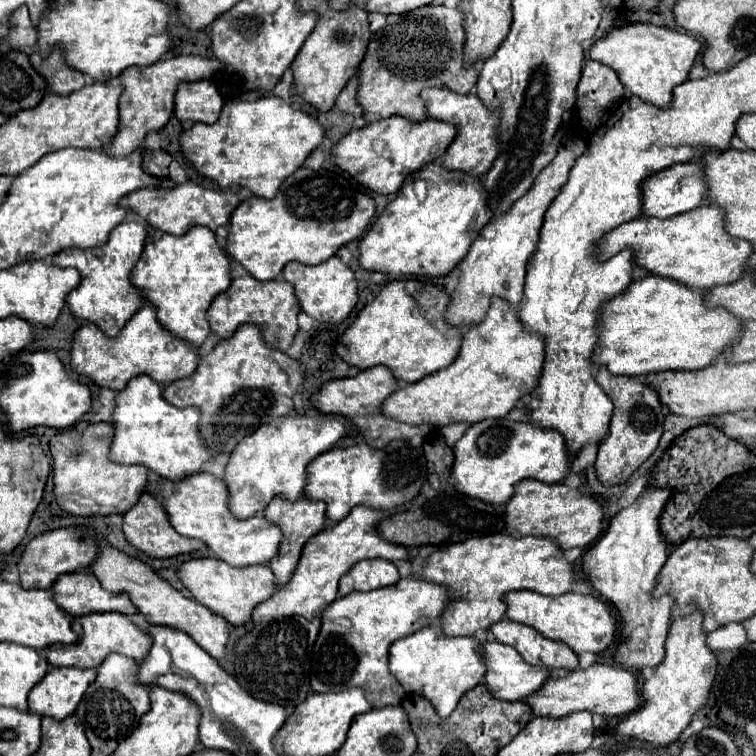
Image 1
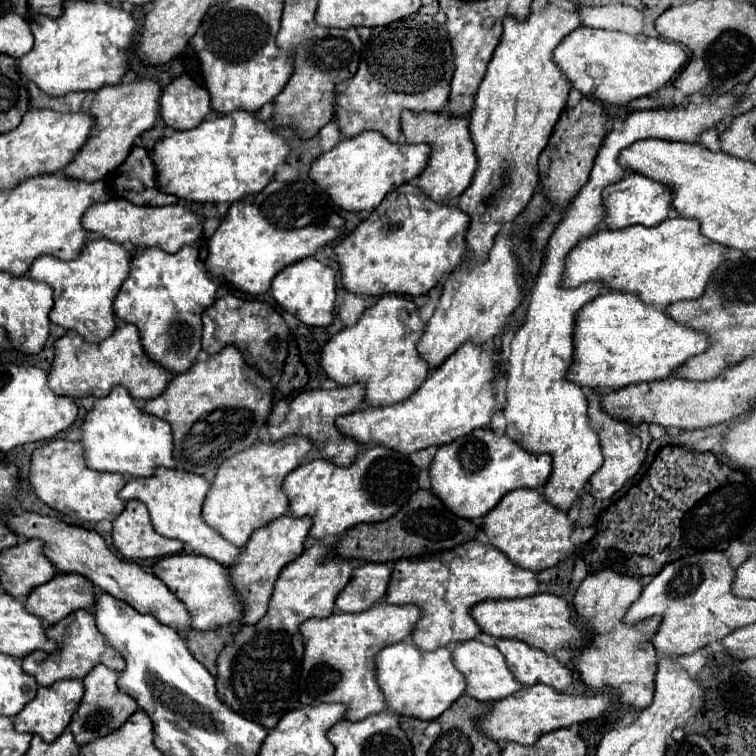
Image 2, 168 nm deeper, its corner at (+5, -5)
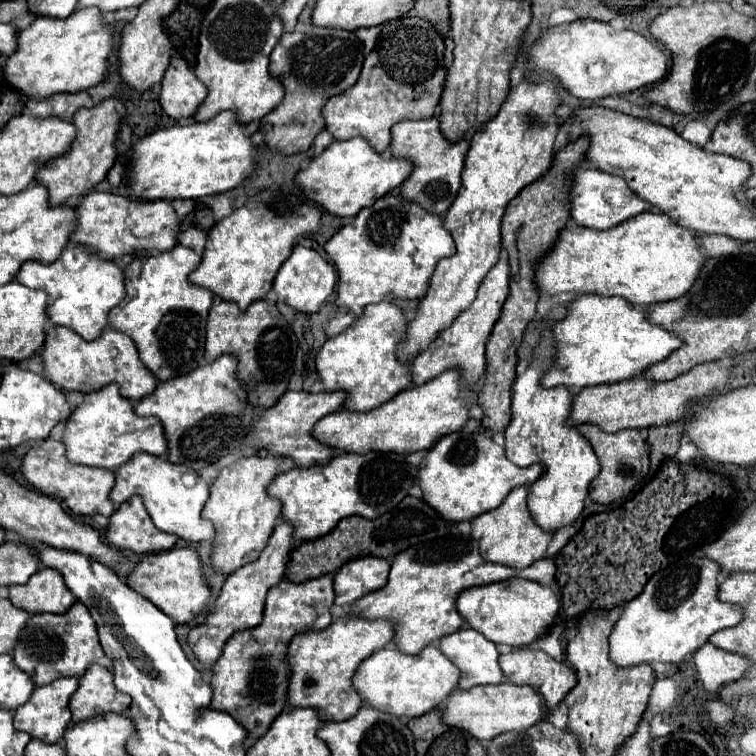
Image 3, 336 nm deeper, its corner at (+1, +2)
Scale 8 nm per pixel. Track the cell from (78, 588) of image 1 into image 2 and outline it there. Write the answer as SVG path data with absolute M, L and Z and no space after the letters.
M57 574L55 580L35 588L35 592L31 592L29 598L25 598L25 604L27 604L27 610L35 616L39 616L47 626L53 626L55 622L61 622L63 618L67 618L71 612L75 610L89 610L93 608L97 602L97 590L93 586L93 582L85 576L79 576L79 574Z

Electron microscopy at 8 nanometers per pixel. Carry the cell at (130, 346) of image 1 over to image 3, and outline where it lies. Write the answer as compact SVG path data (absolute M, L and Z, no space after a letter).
M49 327L43 343L43 375L47 381L65 391L89 393L91 389L101 389L103 385L117 383L119 393L129 401L139 401L141 397L153 393L157 379L141 363L135 343L113 329L105 329L93 341L81 341L81 337L67 327Z

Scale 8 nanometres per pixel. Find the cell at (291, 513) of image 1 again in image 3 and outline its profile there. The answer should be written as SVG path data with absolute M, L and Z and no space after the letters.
M287 521L277 523L277 527L273 529L267 547L261 551L259 559L237 569L235 573L231 573L213 605L213 609L209 611L209 617L199 623L195 629L189 631L189 645L193 645L193 653L195 657L205 665L213 665L219 659L219 653L225 645L225 641L235 633L235 631L243 631L243 629L251 629L253 625L259 625L261 617L263 617L263 605L265 605L265 597L267 591L281 581L285 569L287 569L287 561L293 549L293 527Z

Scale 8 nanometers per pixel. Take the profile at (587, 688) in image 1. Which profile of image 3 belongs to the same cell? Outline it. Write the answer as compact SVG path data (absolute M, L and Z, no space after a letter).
M499 683L499 685L479 685L471 689L455 689L441 711L441 721L449 727L465 729L475 739L483 741L493 739L505 731L529 729L537 721L545 719L545 715L547 711L543 709L541 697L539 693L535 693L535 689Z

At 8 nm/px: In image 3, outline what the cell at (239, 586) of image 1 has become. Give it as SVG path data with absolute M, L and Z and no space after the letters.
M169 549L151 553L135 565L127 577L127 583L139 595L147 597L151 603L163 609L163 613L167 613L175 623L187 623L197 617L211 595L211 589L203 585L203 571L195 549Z

